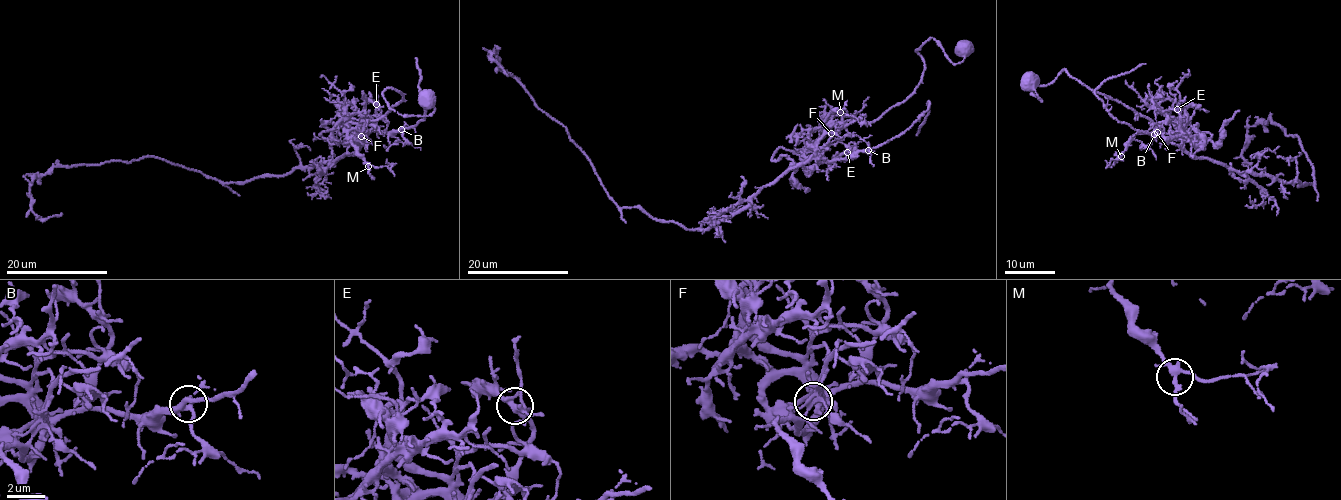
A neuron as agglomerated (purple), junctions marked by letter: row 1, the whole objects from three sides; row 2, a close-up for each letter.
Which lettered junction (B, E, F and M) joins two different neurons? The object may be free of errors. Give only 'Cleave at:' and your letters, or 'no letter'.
Cleave at: F

